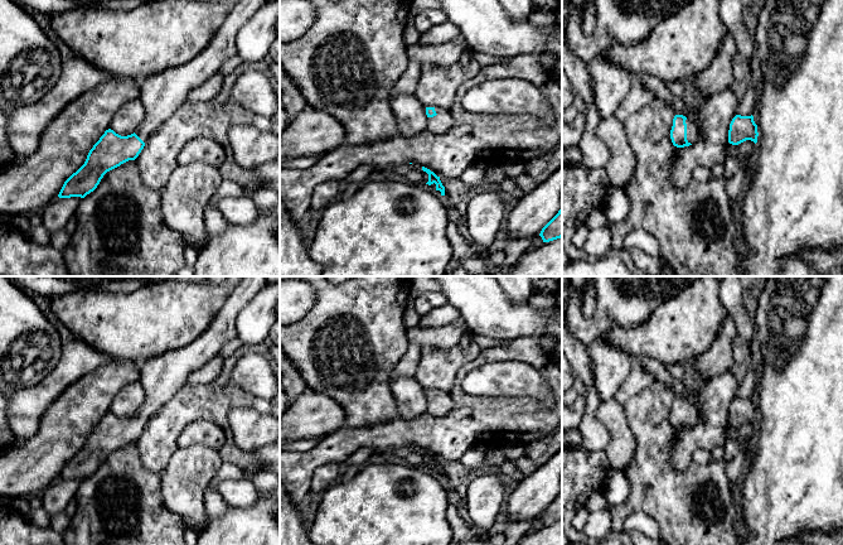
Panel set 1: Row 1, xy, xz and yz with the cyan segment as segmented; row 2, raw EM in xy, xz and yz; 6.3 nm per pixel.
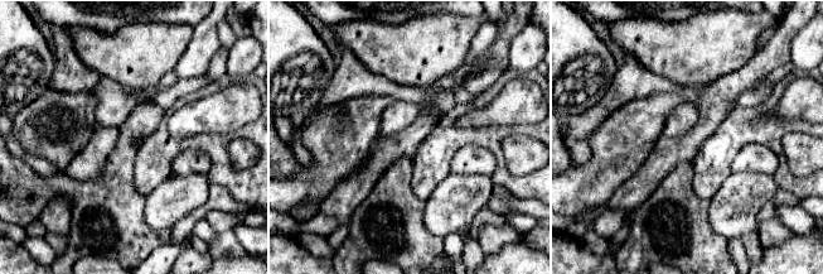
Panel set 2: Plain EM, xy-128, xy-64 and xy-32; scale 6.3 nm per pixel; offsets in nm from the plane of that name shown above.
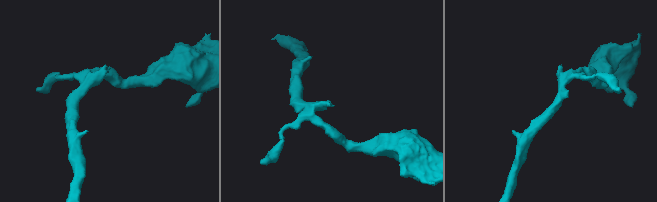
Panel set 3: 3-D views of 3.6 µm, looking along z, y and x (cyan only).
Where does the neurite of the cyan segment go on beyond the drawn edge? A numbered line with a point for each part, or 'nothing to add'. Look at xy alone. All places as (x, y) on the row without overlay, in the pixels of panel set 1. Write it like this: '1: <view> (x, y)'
1: xy (163, 376)

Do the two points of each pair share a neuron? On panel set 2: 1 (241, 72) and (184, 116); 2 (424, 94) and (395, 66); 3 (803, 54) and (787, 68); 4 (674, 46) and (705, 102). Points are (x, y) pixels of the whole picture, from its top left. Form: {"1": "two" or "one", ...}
{"1": "two", "2": "two", "3": "two", "4": "two"}

